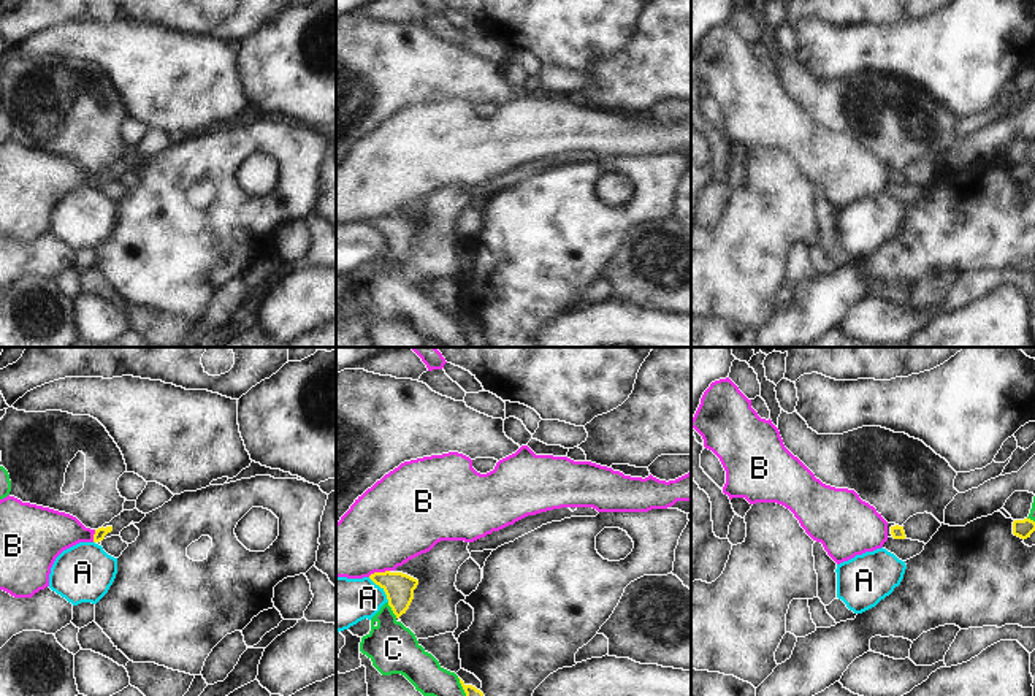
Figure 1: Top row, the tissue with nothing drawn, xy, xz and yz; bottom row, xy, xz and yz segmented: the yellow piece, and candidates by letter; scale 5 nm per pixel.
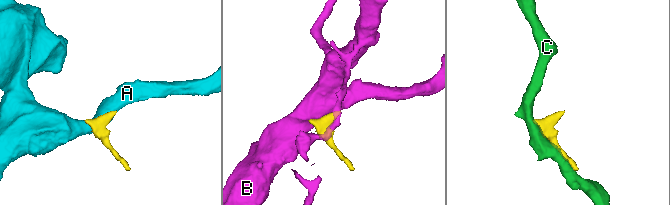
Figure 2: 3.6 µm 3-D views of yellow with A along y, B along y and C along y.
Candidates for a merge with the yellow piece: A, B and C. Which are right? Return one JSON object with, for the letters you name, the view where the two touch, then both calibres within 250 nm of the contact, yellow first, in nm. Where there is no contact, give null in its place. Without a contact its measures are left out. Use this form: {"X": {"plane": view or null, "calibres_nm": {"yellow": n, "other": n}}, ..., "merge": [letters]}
{"merge": []}

